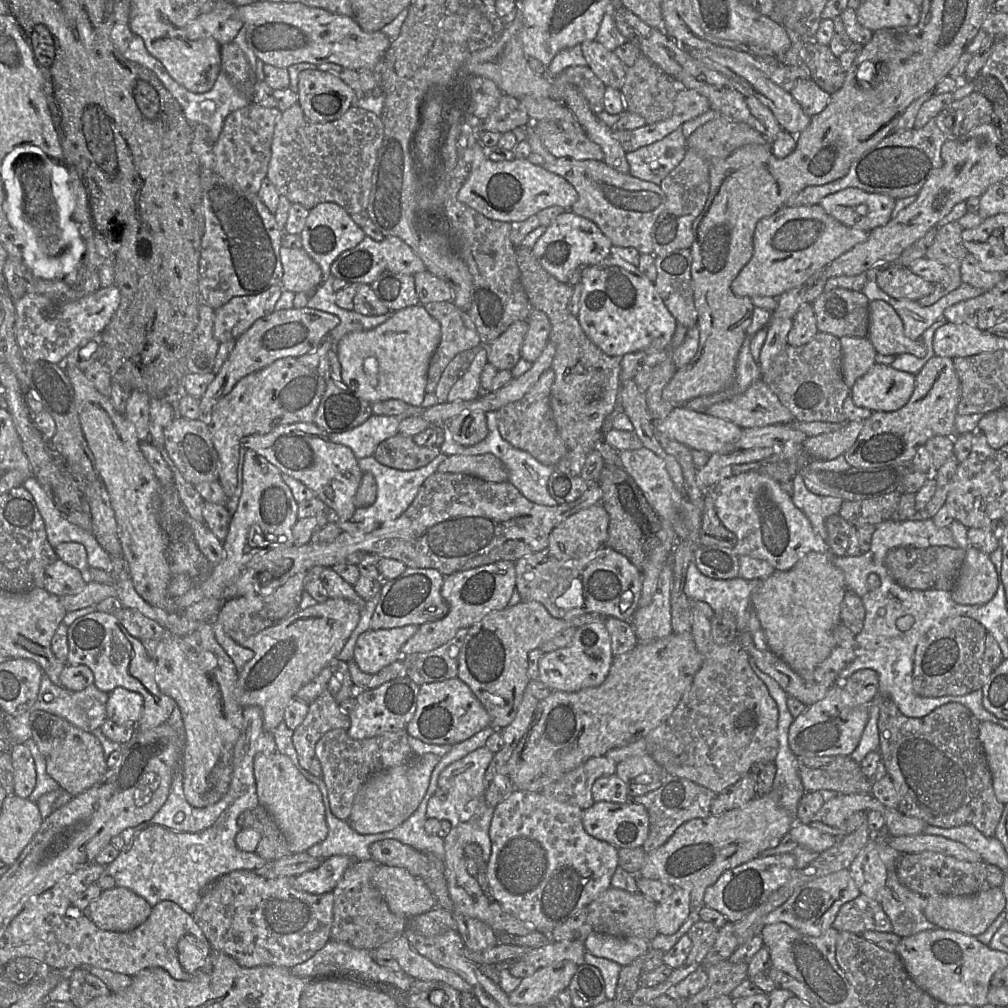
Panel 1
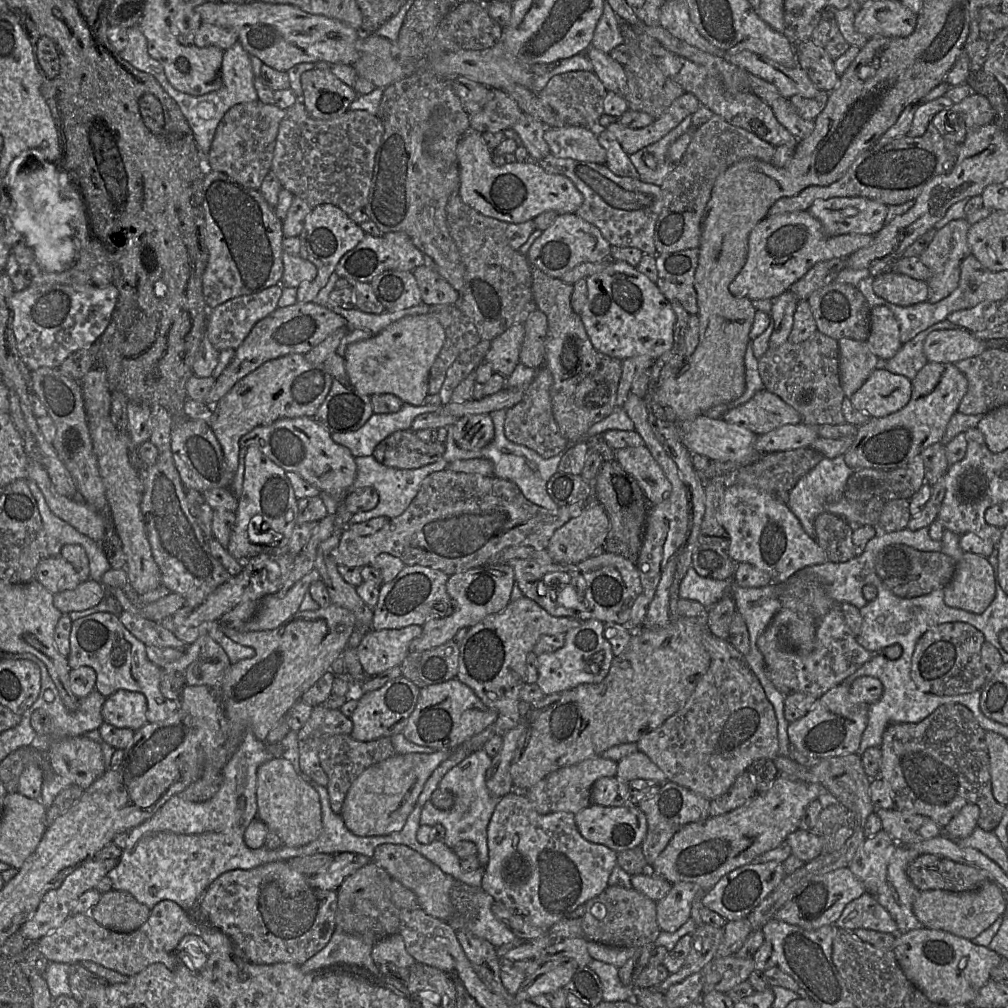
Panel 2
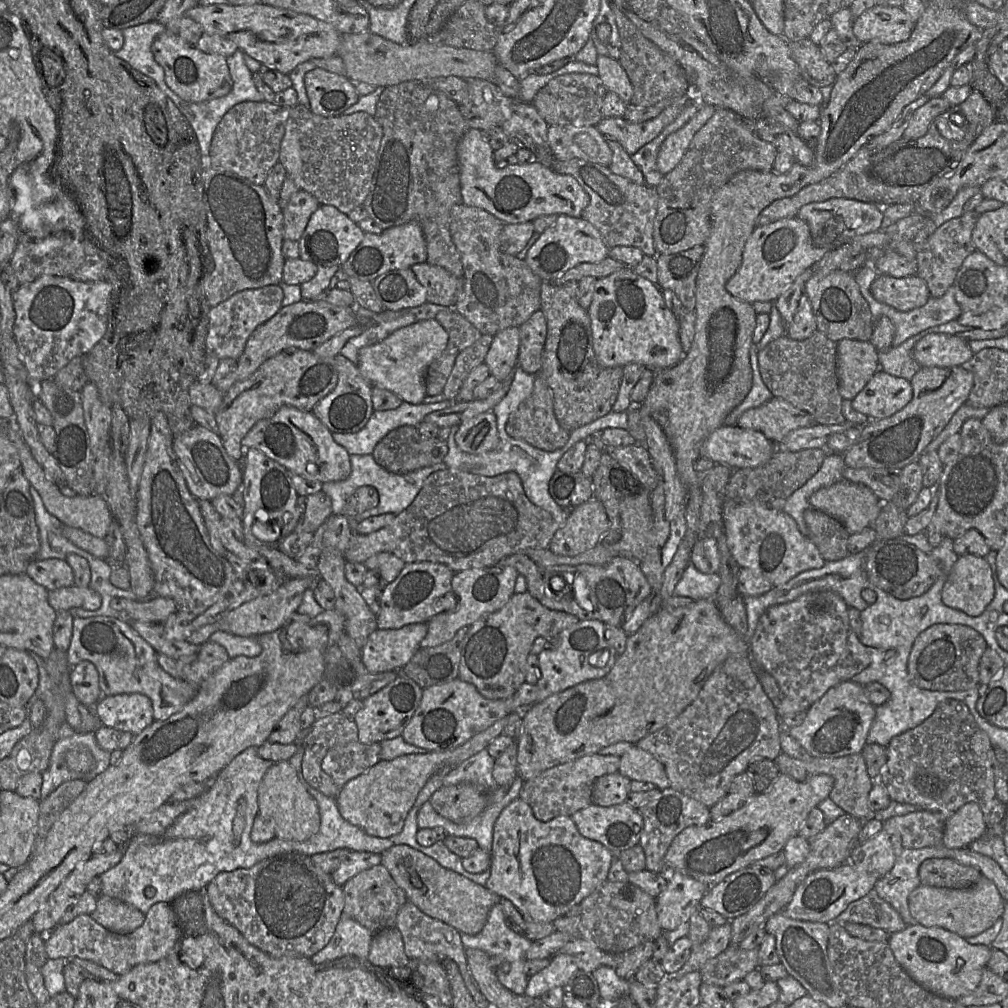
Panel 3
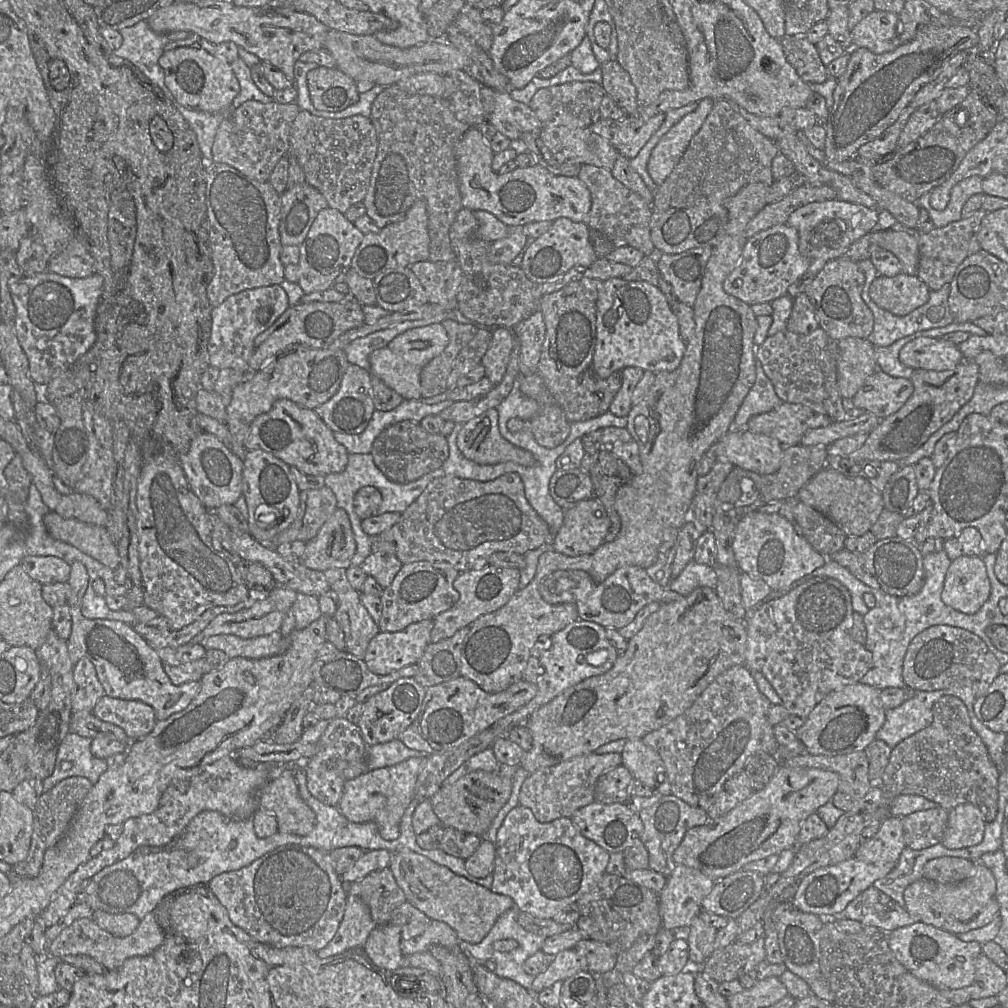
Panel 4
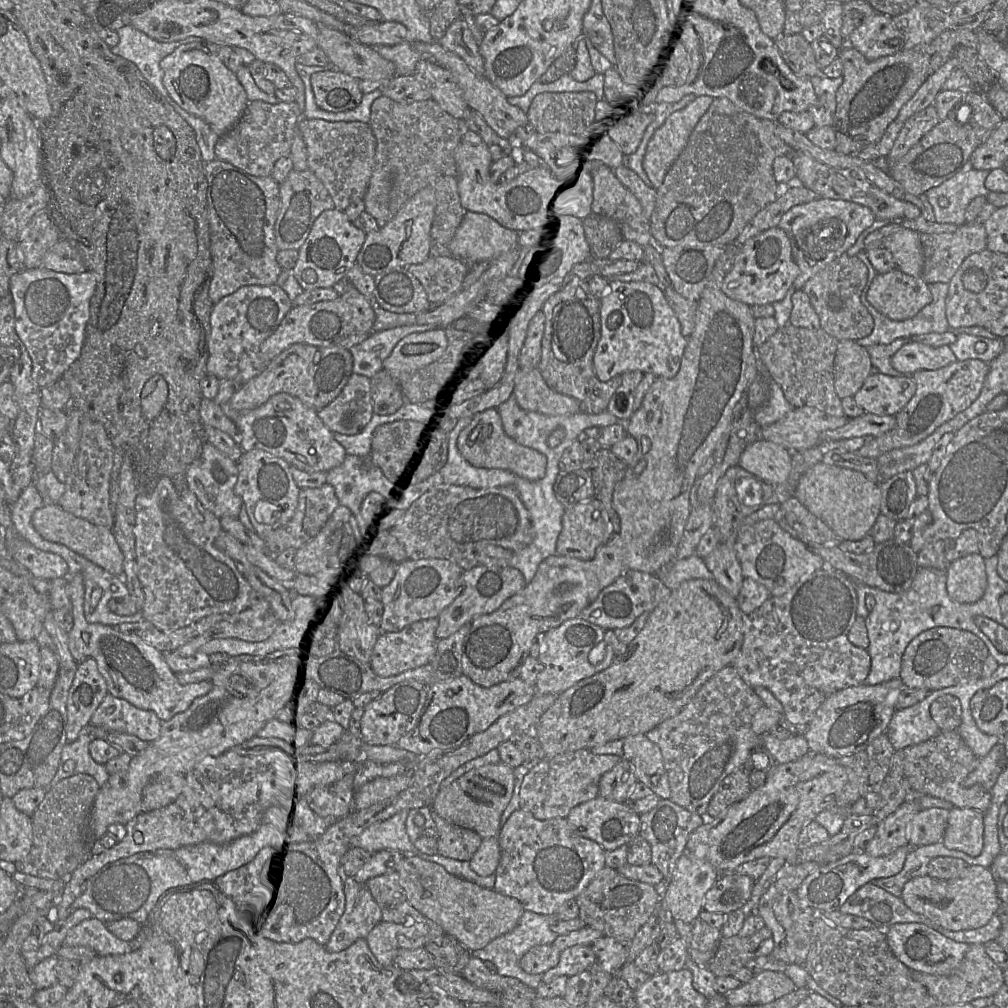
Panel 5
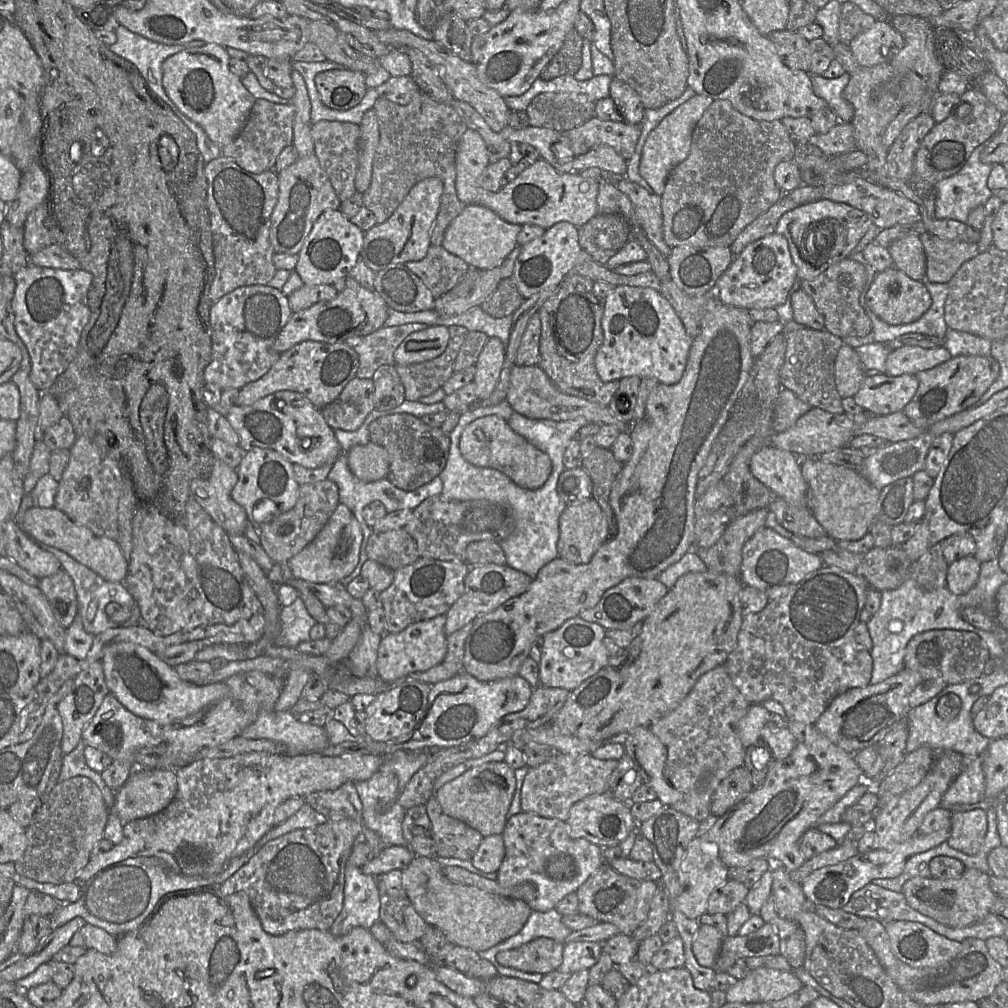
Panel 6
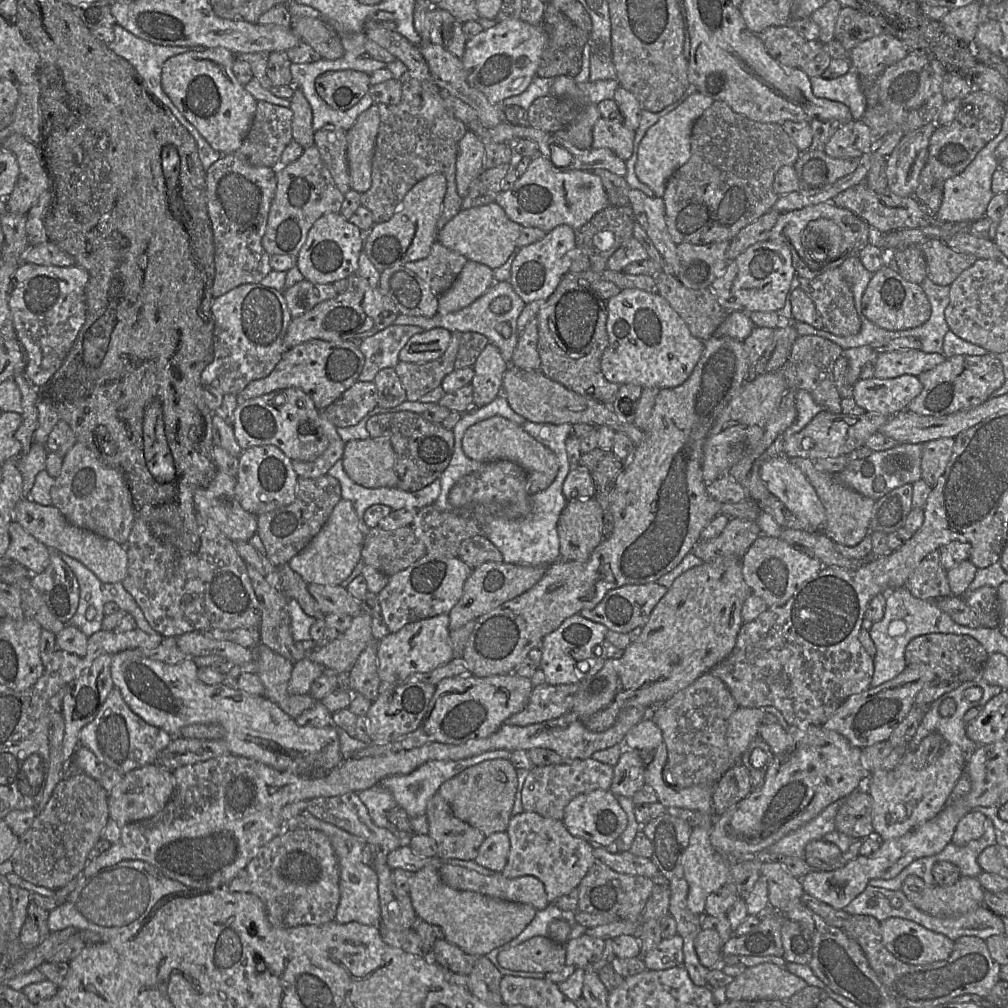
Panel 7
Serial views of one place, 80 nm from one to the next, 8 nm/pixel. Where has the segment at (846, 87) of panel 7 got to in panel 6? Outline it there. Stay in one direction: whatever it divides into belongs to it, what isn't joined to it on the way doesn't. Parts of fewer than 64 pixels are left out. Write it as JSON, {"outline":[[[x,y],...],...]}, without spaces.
{"outline":[[[849,74],[827,79],[822,75],[811,75],[814,94],[822,98],[838,118],[838,123],[851,123],[854,115],[853,106],[843,97],[843,90],[849,82]]]}

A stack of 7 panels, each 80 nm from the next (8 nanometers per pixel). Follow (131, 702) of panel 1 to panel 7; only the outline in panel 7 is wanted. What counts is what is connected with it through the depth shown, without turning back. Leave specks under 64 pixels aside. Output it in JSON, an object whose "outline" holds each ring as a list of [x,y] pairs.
{"outline":[[[113,687],[95,718],[81,728],[79,744],[90,749],[107,767],[125,775],[134,769],[155,763],[159,753],[168,746],[172,738],[163,729],[148,724],[136,715],[123,700],[119,689]]]}

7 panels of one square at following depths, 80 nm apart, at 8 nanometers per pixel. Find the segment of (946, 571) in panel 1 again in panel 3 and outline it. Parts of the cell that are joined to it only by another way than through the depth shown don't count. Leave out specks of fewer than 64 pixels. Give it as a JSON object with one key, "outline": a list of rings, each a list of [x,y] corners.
{"outline":[[[901,537],[877,539],[866,548],[865,571],[869,581],[897,599],[908,600],[929,590],[943,574],[942,566],[930,553],[925,553]]]}

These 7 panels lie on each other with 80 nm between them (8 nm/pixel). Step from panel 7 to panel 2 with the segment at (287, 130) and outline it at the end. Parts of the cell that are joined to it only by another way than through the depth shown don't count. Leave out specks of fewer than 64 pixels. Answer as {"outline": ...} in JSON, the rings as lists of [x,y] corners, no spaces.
{"outline":[[[258,100],[231,107],[217,126],[208,152],[207,170],[222,172],[247,188],[259,190],[263,179],[271,171],[278,129],[284,116],[285,110],[275,104],[264,104]]]}

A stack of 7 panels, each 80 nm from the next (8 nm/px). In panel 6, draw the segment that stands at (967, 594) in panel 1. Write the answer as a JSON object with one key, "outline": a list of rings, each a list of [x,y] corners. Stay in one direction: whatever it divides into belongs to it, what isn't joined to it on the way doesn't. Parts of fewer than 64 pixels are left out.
{"outline":[[[974,556],[961,558],[948,566],[946,586],[954,595],[968,593],[978,582],[981,562]]]}

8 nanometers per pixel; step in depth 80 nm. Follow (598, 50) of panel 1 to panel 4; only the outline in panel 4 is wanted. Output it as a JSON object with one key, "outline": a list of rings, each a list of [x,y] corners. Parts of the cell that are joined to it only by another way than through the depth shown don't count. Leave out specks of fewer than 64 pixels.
{"outline":[[[611,59],[601,66],[602,86],[614,102],[627,115],[636,115],[639,112],[637,91],[629,74],[621,67],[617,60]]]}

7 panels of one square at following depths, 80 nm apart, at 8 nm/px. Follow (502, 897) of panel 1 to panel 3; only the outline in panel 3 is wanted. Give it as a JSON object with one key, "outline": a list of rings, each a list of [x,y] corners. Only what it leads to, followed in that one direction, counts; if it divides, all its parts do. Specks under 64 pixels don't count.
{"outline":[[[520,798],[509,803],[495,821],[490,855],[490,876],[485,887],[511,901],[519,911],[538,922],[553,922],[573,906],[579,905],[607,880],[615,856],[601,843],[583,837],[570,816],[539,821],[531,807]]]}

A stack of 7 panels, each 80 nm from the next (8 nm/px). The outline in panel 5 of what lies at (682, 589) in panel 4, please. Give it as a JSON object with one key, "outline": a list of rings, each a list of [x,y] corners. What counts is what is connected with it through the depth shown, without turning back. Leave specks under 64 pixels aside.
{"outline":[[[696,553],[685,559],[674,560],[666,566],[667,573],[659,579],[670,590],[677,589],[683,582],[691,579],[714,579],[704,560]]]}

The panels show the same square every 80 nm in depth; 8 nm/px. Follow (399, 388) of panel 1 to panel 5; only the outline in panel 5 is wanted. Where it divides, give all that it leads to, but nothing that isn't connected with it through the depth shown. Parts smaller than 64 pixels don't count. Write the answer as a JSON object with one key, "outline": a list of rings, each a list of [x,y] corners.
{"outline":[[[435,327],[405,336],[383,362],[383,369],[399,383],[404,383],[418,369],[438,359],[446,350],[445,328]]]}

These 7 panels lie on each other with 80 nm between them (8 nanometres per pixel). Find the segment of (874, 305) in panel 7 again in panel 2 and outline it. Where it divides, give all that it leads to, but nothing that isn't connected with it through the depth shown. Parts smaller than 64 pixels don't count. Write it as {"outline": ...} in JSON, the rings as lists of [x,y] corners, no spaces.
{"outline":[[[892,269],[873,272],[873,290],[884,300],[898,305],[911,306],[928,299],[929,288],[926,281],[914,279]]]}

